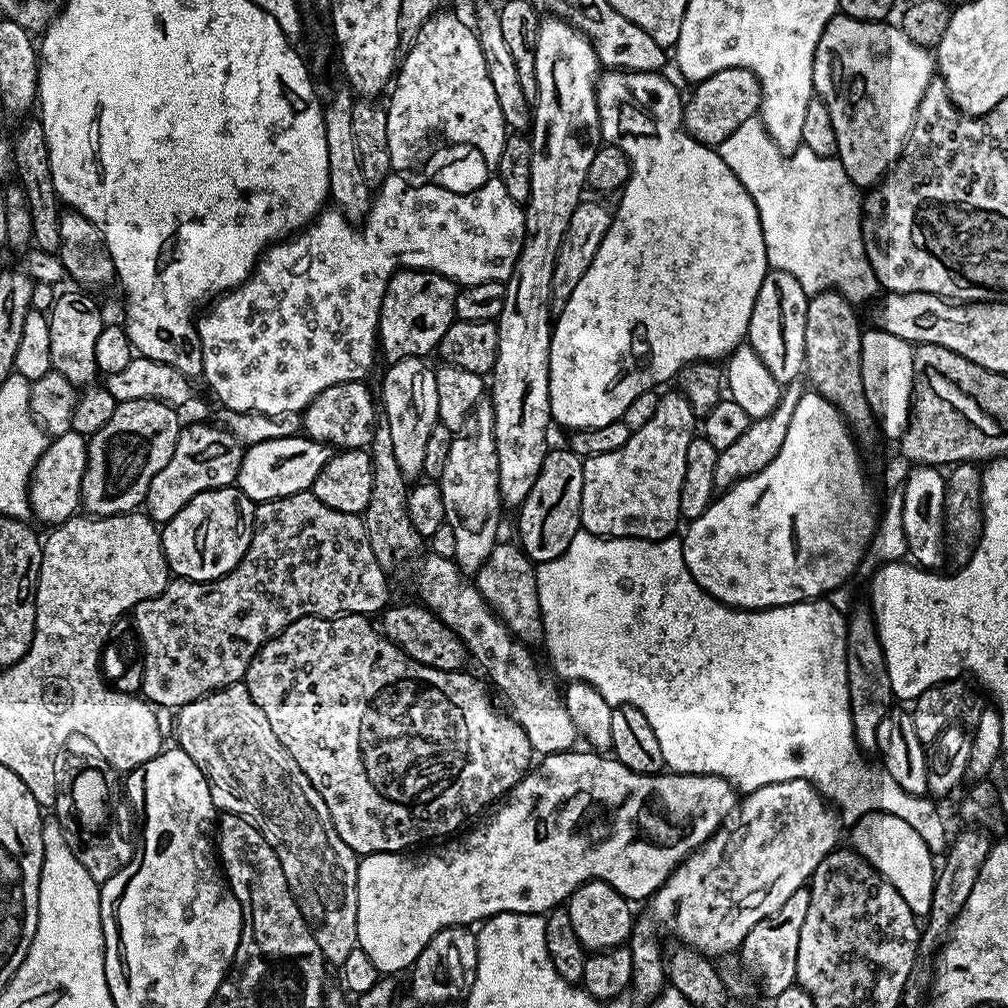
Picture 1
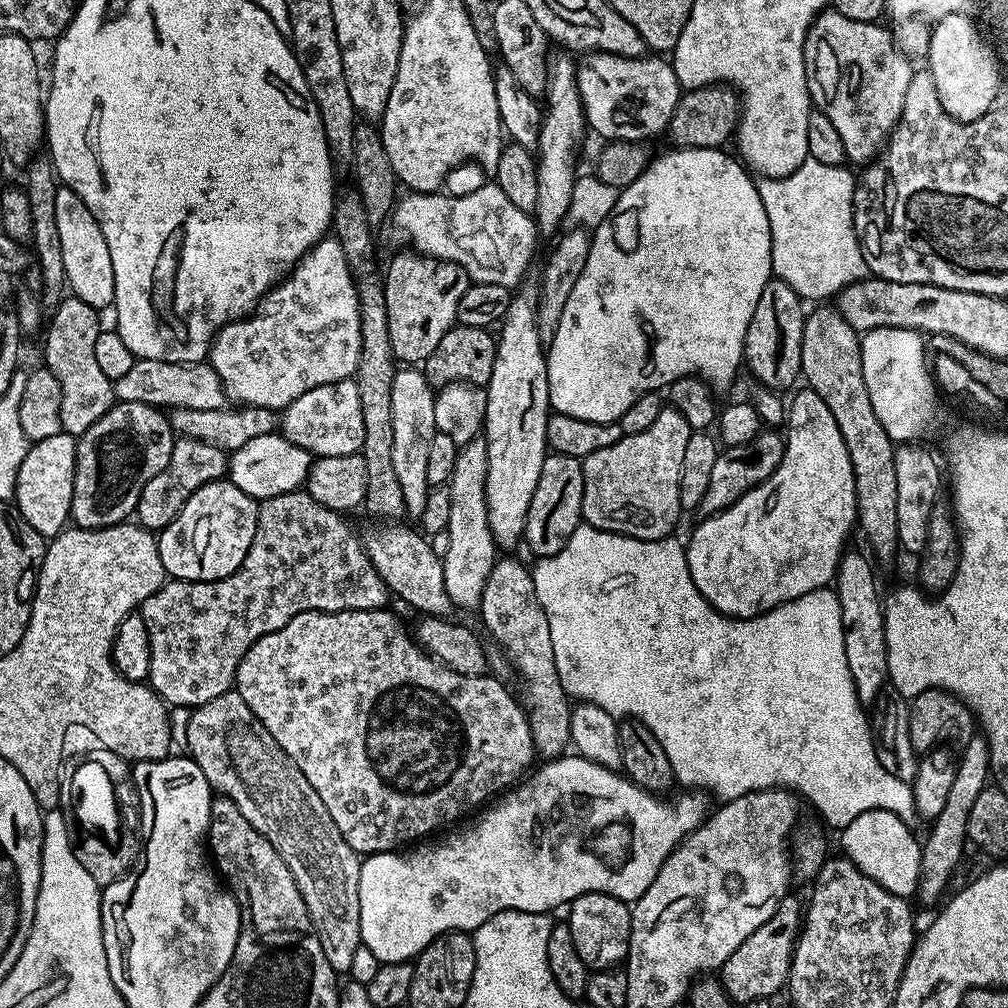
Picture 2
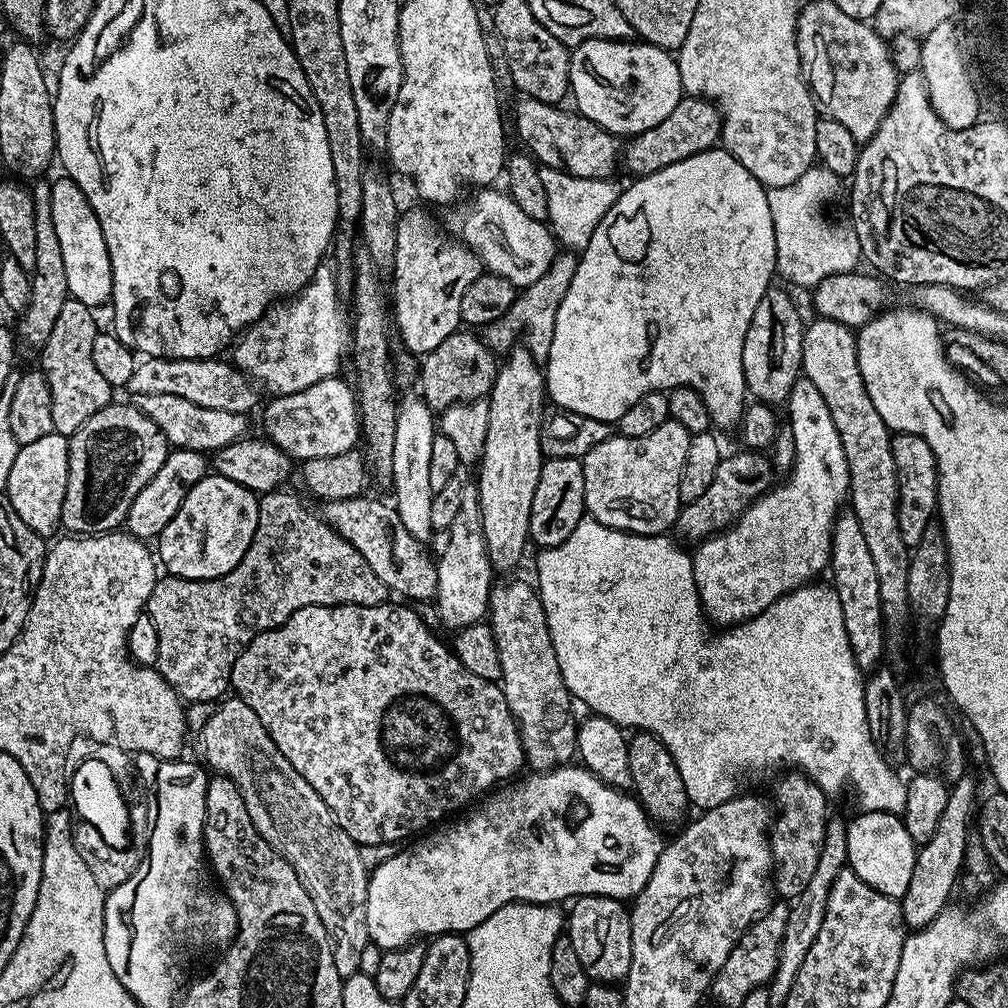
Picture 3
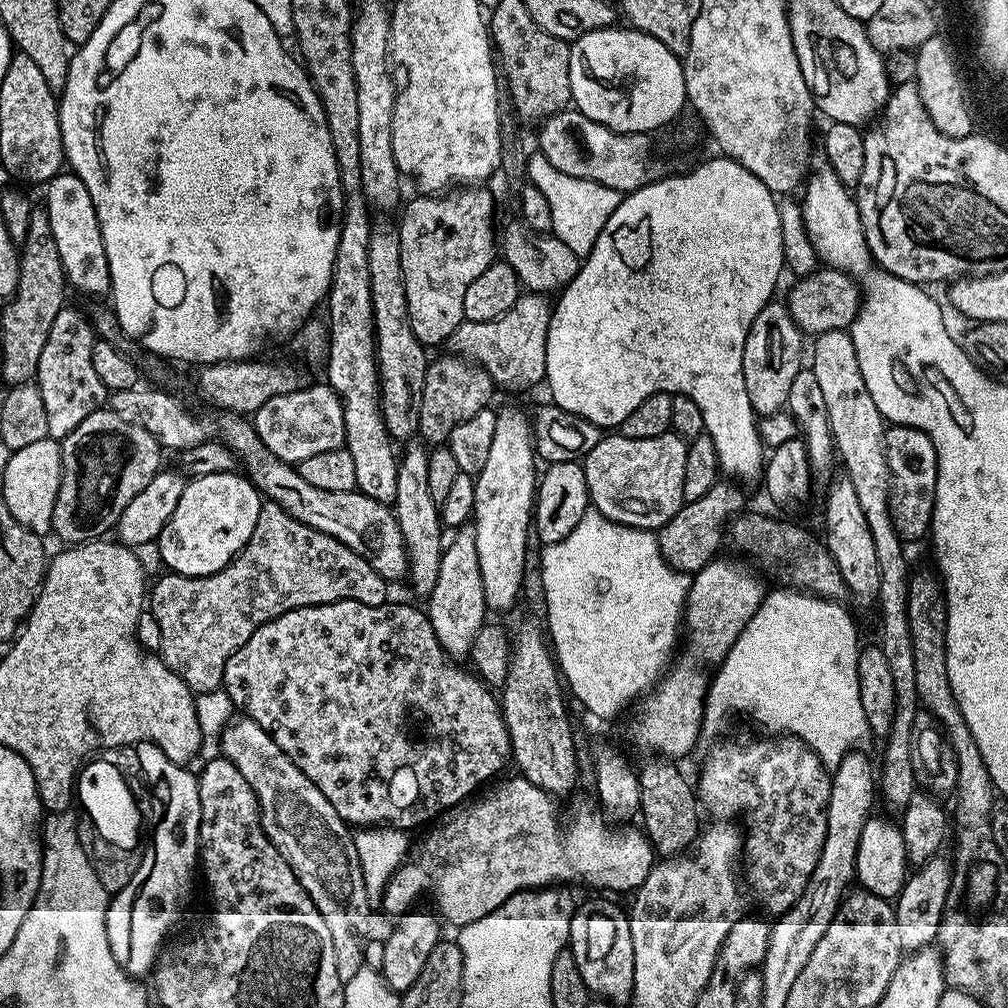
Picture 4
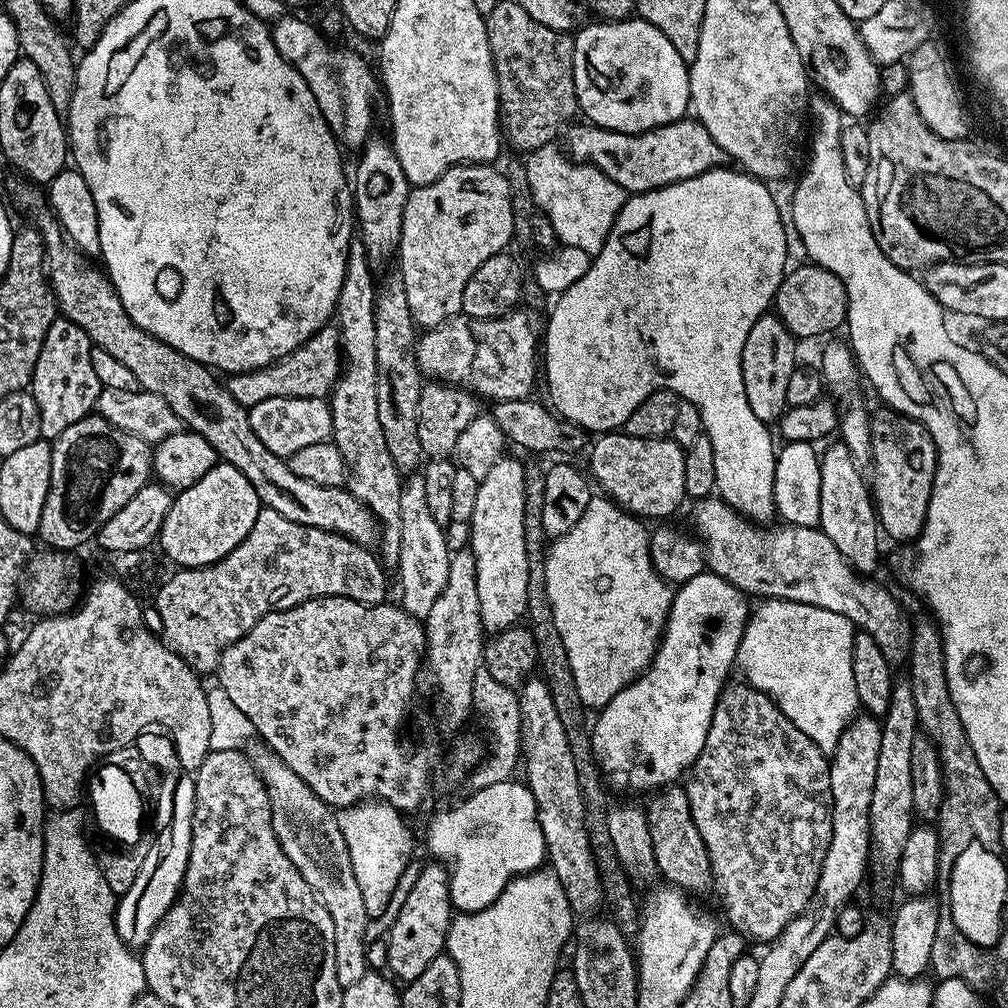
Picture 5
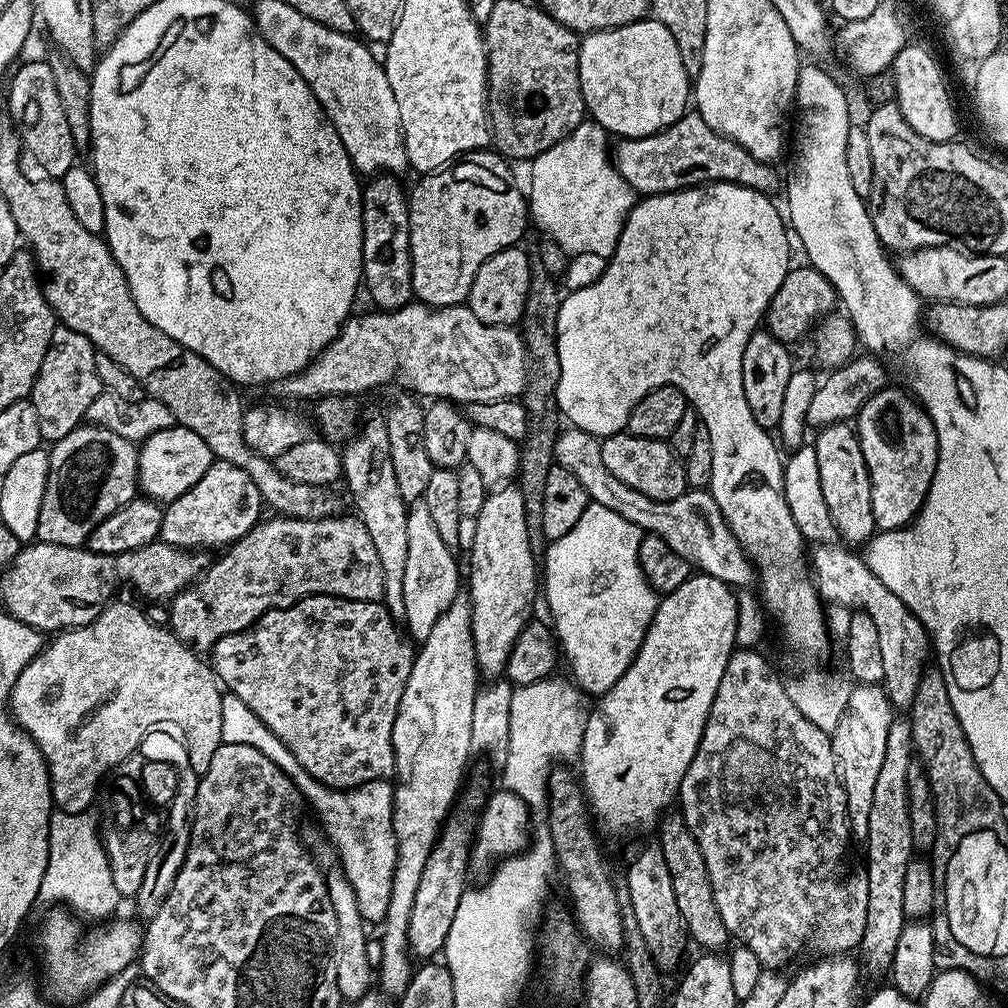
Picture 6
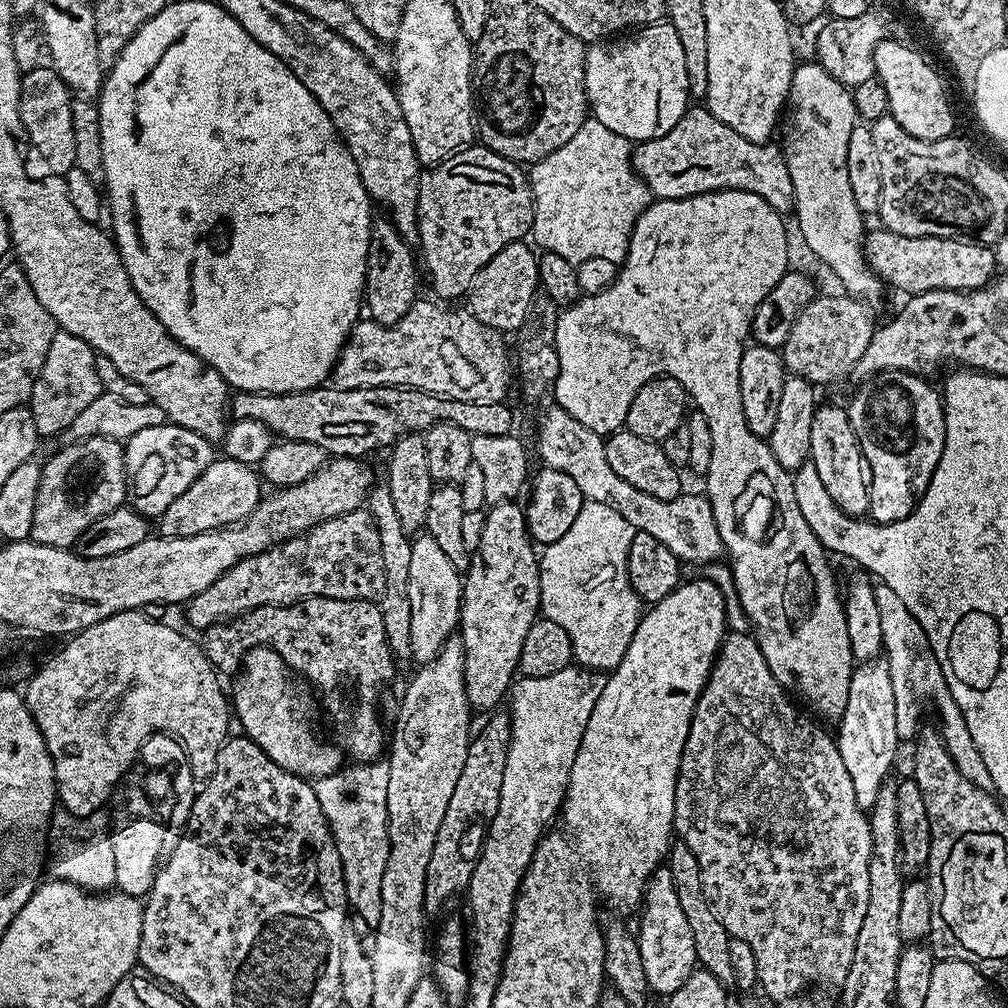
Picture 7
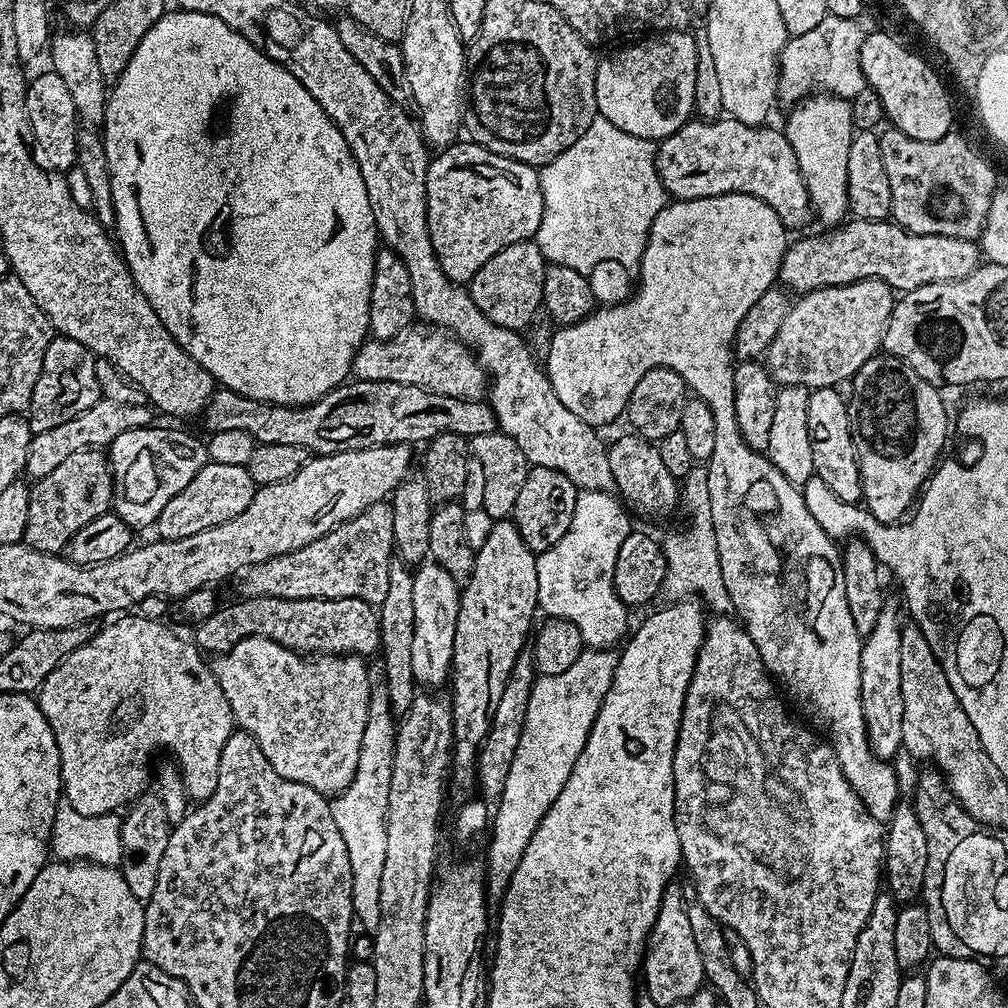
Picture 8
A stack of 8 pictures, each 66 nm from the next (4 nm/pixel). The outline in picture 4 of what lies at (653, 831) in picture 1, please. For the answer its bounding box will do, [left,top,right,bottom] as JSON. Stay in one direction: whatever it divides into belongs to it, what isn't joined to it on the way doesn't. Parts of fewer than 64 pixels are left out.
[382,774,654,926]

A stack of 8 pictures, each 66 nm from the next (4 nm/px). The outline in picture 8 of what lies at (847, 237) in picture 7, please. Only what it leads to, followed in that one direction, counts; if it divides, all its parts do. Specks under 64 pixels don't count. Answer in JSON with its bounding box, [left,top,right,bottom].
[782,94,854,226]

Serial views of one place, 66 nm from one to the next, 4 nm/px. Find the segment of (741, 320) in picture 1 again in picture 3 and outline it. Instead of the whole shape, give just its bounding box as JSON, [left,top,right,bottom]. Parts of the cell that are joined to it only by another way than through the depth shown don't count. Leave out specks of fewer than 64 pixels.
[546,39,776,429]

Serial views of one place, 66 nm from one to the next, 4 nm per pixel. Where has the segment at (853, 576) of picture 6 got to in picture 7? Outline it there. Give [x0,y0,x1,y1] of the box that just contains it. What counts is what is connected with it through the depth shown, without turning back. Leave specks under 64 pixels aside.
[878,588,992,789]

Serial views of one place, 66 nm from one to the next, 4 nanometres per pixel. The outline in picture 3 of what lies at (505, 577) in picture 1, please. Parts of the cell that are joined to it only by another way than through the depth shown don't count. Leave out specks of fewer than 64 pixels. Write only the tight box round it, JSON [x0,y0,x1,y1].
[486,580,578,772]

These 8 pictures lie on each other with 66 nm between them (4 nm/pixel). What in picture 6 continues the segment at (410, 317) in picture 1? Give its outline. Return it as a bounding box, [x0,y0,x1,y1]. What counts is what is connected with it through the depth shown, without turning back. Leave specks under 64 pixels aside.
[408,150,530,308]

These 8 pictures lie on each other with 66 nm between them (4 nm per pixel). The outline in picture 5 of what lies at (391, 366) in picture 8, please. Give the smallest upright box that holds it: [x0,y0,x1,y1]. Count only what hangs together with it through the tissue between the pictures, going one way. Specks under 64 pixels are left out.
[226,310,538,408]

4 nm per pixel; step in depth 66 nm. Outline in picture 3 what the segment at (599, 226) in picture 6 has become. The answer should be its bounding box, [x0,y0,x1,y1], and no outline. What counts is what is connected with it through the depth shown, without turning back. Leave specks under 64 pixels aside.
[541,167,622,250]

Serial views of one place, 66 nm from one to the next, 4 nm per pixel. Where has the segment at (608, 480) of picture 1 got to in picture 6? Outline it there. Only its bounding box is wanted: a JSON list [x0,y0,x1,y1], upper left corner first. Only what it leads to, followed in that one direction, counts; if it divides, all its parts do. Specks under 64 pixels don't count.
[600,430,688,500]

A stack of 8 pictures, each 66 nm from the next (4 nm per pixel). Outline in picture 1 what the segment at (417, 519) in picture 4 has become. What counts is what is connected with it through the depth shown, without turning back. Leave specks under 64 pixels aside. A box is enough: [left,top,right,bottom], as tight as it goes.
[378,356,438,478]

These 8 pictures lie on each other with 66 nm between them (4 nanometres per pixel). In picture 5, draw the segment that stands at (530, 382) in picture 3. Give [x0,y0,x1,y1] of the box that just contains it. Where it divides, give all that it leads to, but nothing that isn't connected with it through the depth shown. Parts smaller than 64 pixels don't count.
[470,458,529,634]

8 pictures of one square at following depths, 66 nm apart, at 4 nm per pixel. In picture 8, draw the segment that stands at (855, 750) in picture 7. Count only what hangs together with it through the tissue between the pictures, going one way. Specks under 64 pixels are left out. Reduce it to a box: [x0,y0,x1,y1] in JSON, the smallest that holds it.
[862,602,902,758]

